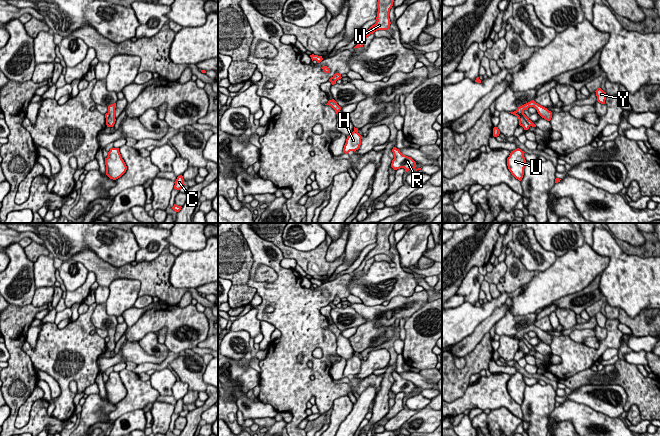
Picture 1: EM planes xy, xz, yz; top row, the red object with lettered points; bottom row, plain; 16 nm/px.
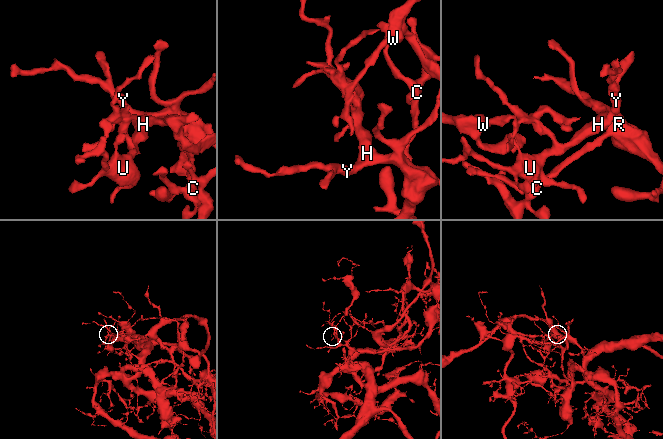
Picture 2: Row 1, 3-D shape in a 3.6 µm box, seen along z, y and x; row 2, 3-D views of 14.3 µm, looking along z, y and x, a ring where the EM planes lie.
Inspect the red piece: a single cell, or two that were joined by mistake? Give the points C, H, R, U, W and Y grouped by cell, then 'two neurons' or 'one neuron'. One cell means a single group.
C H R U Y / W | two neurons

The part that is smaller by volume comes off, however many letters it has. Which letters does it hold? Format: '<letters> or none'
W

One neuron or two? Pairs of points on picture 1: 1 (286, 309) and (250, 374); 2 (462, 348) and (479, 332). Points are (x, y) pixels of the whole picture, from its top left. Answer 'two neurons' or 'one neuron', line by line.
1: two neurons
2: one neuron

